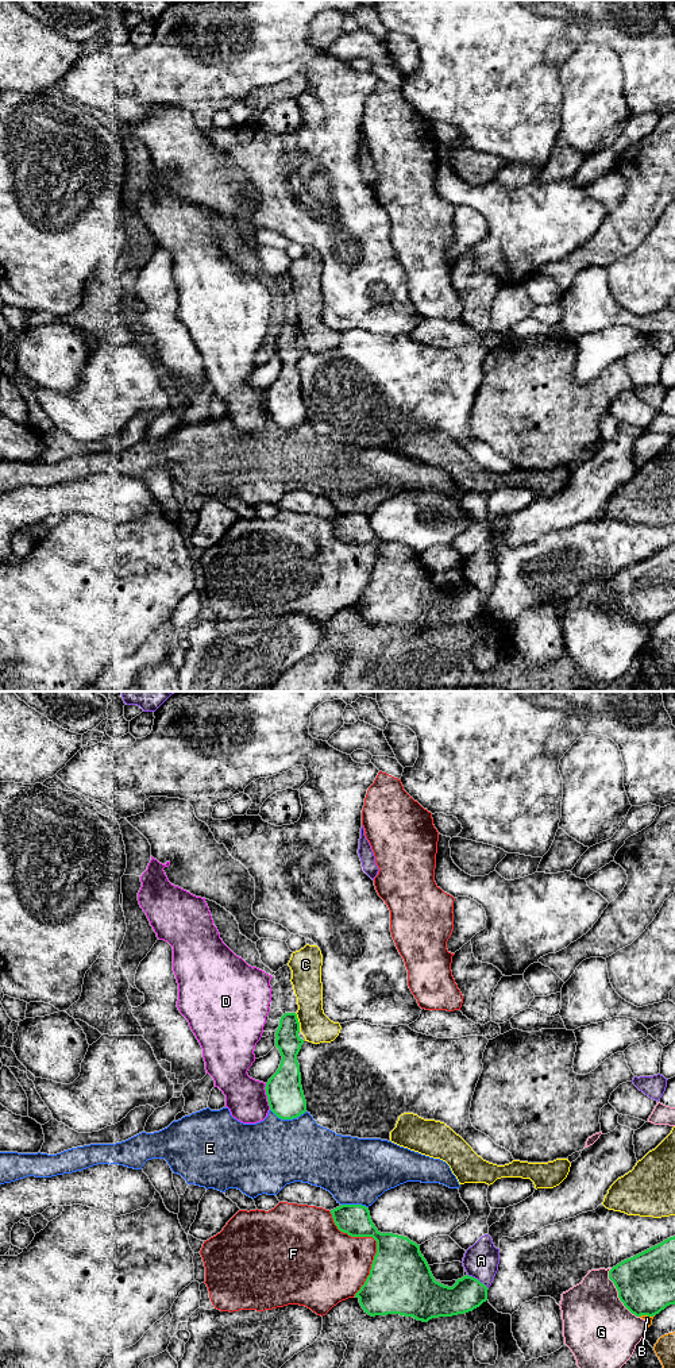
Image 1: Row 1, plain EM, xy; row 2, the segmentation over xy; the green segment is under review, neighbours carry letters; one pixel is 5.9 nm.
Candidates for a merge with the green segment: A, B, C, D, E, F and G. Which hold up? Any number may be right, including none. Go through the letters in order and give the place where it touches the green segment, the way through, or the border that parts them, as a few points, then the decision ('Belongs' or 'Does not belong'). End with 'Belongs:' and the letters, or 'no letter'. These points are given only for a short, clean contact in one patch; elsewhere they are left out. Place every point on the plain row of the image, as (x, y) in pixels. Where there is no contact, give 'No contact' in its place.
A: Touches green at xy (477, 588). Does not belong
B: Touches green at xy (647, 623). Does not belong
C: Touches green at xy (299, 331). Does not belong
D: Touches green at xy (267, 405). Does not belong
E: Touches green at xy (288, 427). Does not belong
F: Touches green at xy (375, 548). Does not belong
G: Touches green at xy (618, 602). Does not belong
Belongs: no letter

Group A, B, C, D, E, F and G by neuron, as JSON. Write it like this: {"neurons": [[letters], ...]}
{"neurons": [["A"], ["B"], ["C"], ["D"], ["E"], ["F"], ["G"]]}

